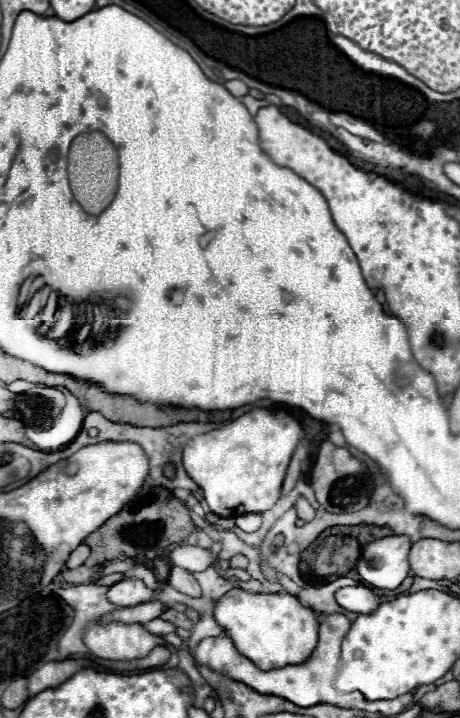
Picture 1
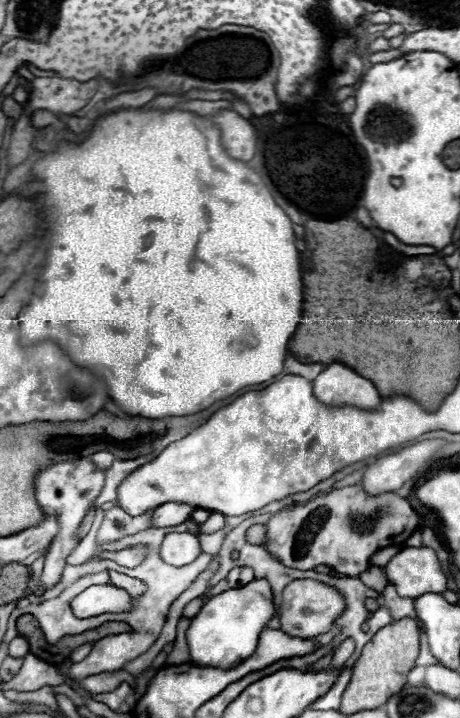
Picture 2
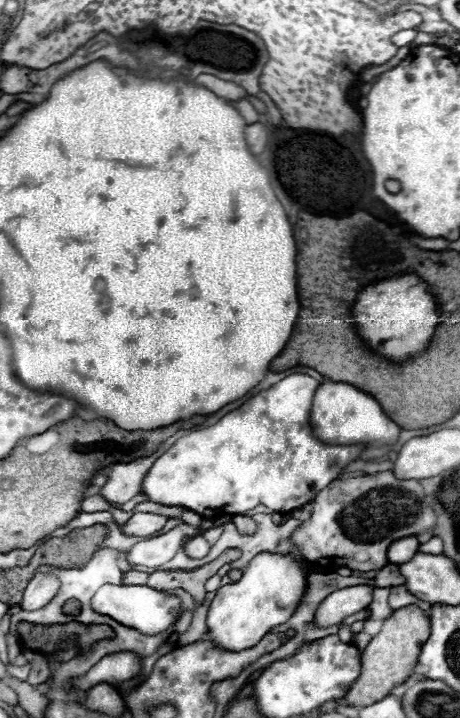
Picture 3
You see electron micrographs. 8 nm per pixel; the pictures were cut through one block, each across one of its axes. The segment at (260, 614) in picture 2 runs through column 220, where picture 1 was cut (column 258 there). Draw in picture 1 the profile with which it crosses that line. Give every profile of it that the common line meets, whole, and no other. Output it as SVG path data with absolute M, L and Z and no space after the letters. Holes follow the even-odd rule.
M230 588L216 600L214 618L236 644L238 652L260 670L302 664L318 642L318 616L290 594L252 594Z

